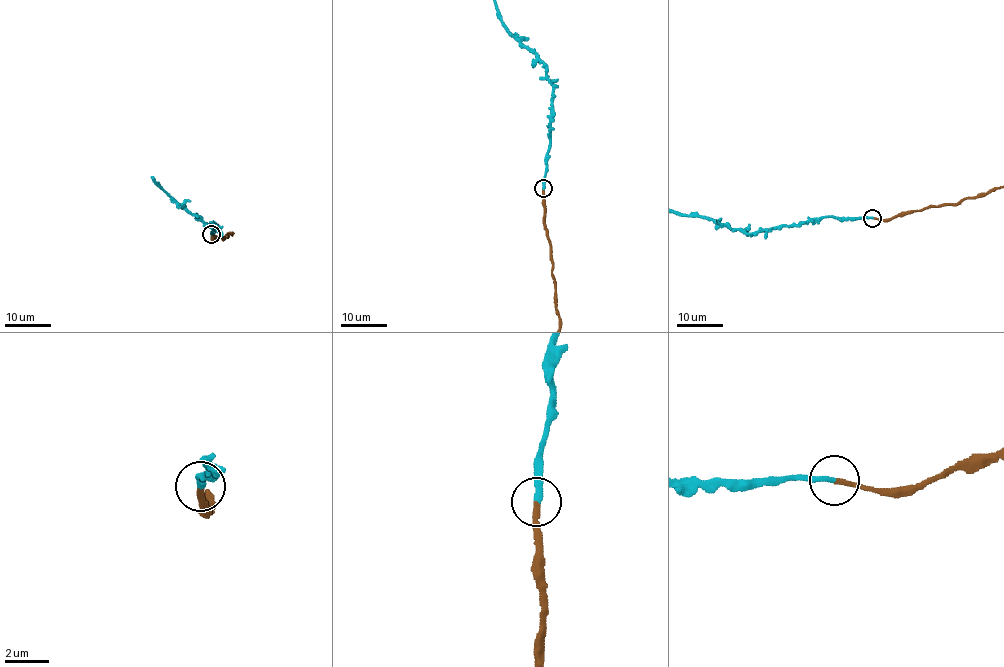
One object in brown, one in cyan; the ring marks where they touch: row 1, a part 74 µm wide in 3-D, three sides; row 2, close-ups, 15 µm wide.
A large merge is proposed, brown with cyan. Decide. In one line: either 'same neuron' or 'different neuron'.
same neuron

